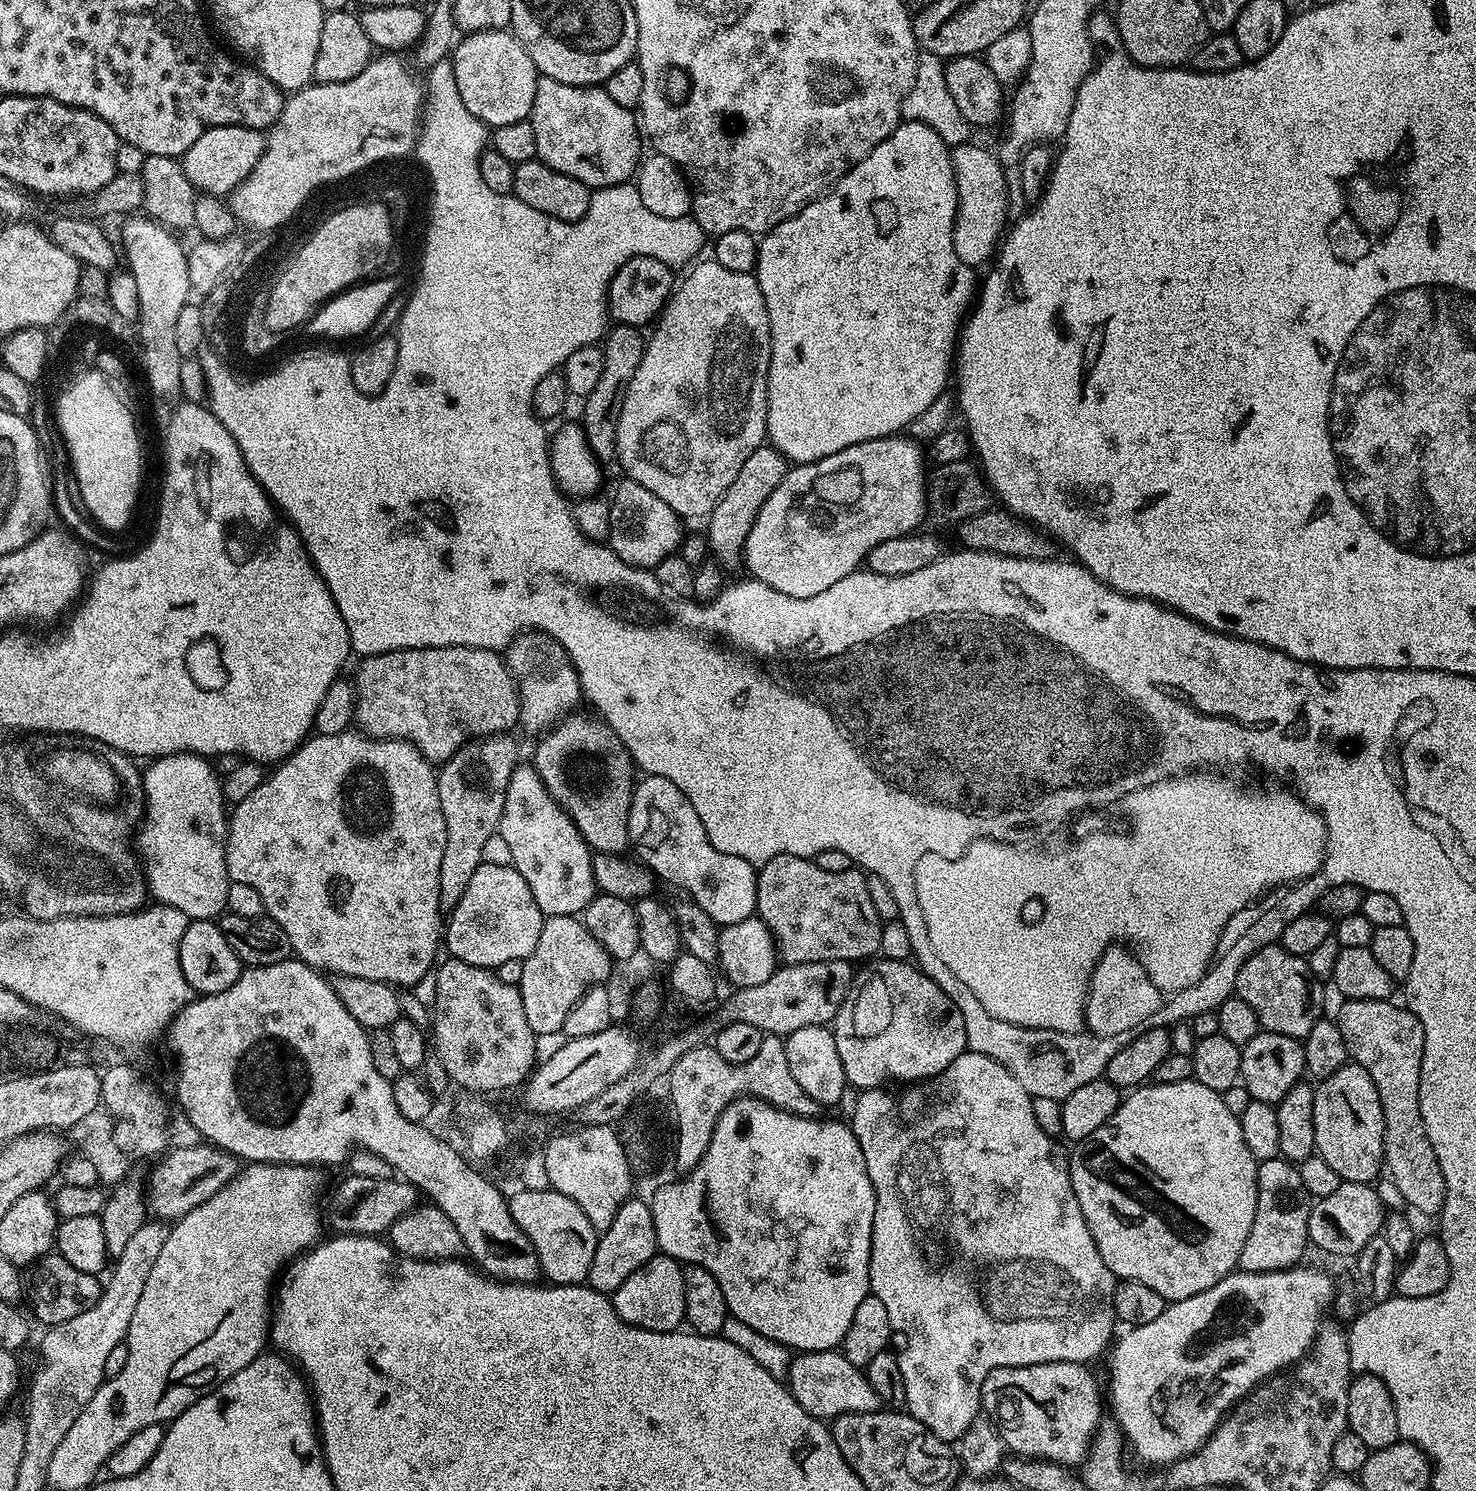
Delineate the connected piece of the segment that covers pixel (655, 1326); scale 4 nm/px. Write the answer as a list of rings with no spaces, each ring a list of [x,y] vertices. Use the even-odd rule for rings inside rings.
[[[657,1254],[650,1258],[618,1290],[611,1293],[610,1299],[614,1310],[627,1324],[635,1328],[645,1328],[651,1332],[675,1332],[685,1323],[686,1286],[684,1285],[684,1268],[681,1261],[673,1256]]]

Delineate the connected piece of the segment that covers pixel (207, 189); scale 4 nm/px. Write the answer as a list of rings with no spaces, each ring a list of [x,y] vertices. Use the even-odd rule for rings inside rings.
[[[233,124],[205,128],[202,138],[184,152],[180,165],[186,178],[190,178],[192,185],[201,193],[224,198],[252,173],[254,166],[258,166],[258,160],[264,153],[265,139],[265,133],[259,128]]]

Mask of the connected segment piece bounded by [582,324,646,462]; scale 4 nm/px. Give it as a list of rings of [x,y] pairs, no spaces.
[[[616,324],[607,329],[602,341],[604,362],[602,364],[602,378],[598,378],[598,386],[590,390],[588,396],[583,397],[584,420],[582,427],[590,450],[597,461],[610,462],[616,460],[616,435],[618,434],[618,418],[622,410],[622,402],[626,402],[626,394],[630,390],[630,381],[638,370],[638,362],[642,362],[642,354],[646,343],[641,329],[631,328],[625,324]]]

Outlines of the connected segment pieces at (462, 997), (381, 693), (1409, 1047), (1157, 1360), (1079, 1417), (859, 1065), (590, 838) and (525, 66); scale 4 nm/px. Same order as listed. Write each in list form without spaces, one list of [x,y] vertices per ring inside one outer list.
[[[451,958],[445,961],[435,971],[436,1000],[430,1026],[431,1033],[434,1032],[432,1046],[445,1072],[454,1083],[472,1094],[488,1094],[484,1092],[498,1092],[522,1084],[531,1075],[538,1059],[535,1052],[537,1035],[526,1019],[519,987],[502,980],[489,968],[470,966]]]
[[[454,646],[449,648],[399,648],[393,652],[383,652],[377,656],[366,656],[359,661],[360,669],[354,679],[355,689],[355,723],[359,731],[365,736],[374,736],[377,740],[409,740],[413,746],[433,762],[443,762],[458,751],[461,744],[467,744],[473,738],[482,736],[495,736],[507,733],[508,728],[516,728],[520,718],[520,691],[516,688],[516,682],[512,678],[512,672],[504,662],[503,655],[491,648],[467,648],[466,646]]]
[[[1387,1000],[1343,1001],[1338,1023],[1340,1033],[1348,1047],[1348,1055],[1370,1074],[1378,1090],[1384,1115],[1383,1167],[1395,1185],[1402,1190],[1409,1209],[1439,1213],[1444,1207],[1444,1179],[1430,1146],[1426,1126],[1422,1122],[1422,1110],[1418,1090],[1424,1053],[1424,1031],[1420,1019],[1407,1007]]]
[[[1297,1266],[1286,1270],[1274,1270],[1273,1272],[1245,1272],[1237,1270],[1222,1278],[1210,1290],[1202,1294],[1194,1294],[1185,1300],[1171,1301],[1154,1318],[1154,1322],[1146,1322],[1146,1326],[1137,1328],[1129,1327],[1124,1337],[1115,1341],[1112,1352],[1112,1412],[1115,1423],[1124,1434],[1127,1447],[1144,1464],[1160,1464],[1167,1466],[1175,1460],[1187,1460],[1193,1456],[1201,1446],[1210,1438],[1210,1434],[1216,1429],[1220,1421],[1236,1407],[1236,1403],[1247,1396],[1261,1380],[1266,1380],[1270,1376],[1277,1375],[1285,1370],[1291,1369],[1292,1365],[1307,1356],[1312,1344],[1316,1341],[1316,1332],[1319,1330],[1322,1321],[1325,1319],[1324,1311],[1333,1307],[1338,1295],[1338,1287],[1320,1268],[1304,1268]]]
[[[1046,1362],[1045,1364],[1017,1364],[994,1370],[986,1378],[980,1391],[983,1411],[994,1421],[1003,1446],[1020,1458],[1052,1460],[1065,1466],[1083,1465],[1092,1437],[1102,1423],[1100,1417],[1100,1388],[1092,1377],[1091,1367],[1074,1362]]]
[[[876,958],[871,962],[865,963],[861,968],[864,969],[861,972],[859,969],[858,979],[855,981],[852,991],[848,993],[848,997],[842,1002],[836,1019],[830,1025],[834,1038],[836,1039],[836,1045],[838,1046],[838,1058],[842,1058],[842,1070],[846,1074],[849,1085],[853,1089],[855,1087],[856,1090],[884,1088],[885,1086],[891,1085],[888,1084],[891,1080],[908,1080],[904,1082],[923,1082],[929,1080],[932,1076],[942,1074],[942,1070],[946,1070],[946,1066],[950,1066],[950,1062],[954,1062],[954,1058],[958,1058],[958,1054],[966,1051],[968,1048],[966,1026],[964,1025],[964,1019],[958,1010],[958,1006],[925,972],[921,972],[915,963],[906,960]]]
[[[568,714],[552,725],[539,737],[536,744],[534,767],[542,778],[546,790],[554,798],[558,807],[574,822],[574,826],[596,852],[623,853],[629,847],[627,820],[630,814],[632,791],[634,787],[634,765],[632,756],[626,750],[618,734],[599,715],[576,716]]]
[[[511,31],[465,35],[457,43],[450,59],[462,106],[466,106],[466,110],[470,110],[470,114],[489,129],[510,126],[510,122],[522,122],[531,117],[538,73],[530,54]]]

